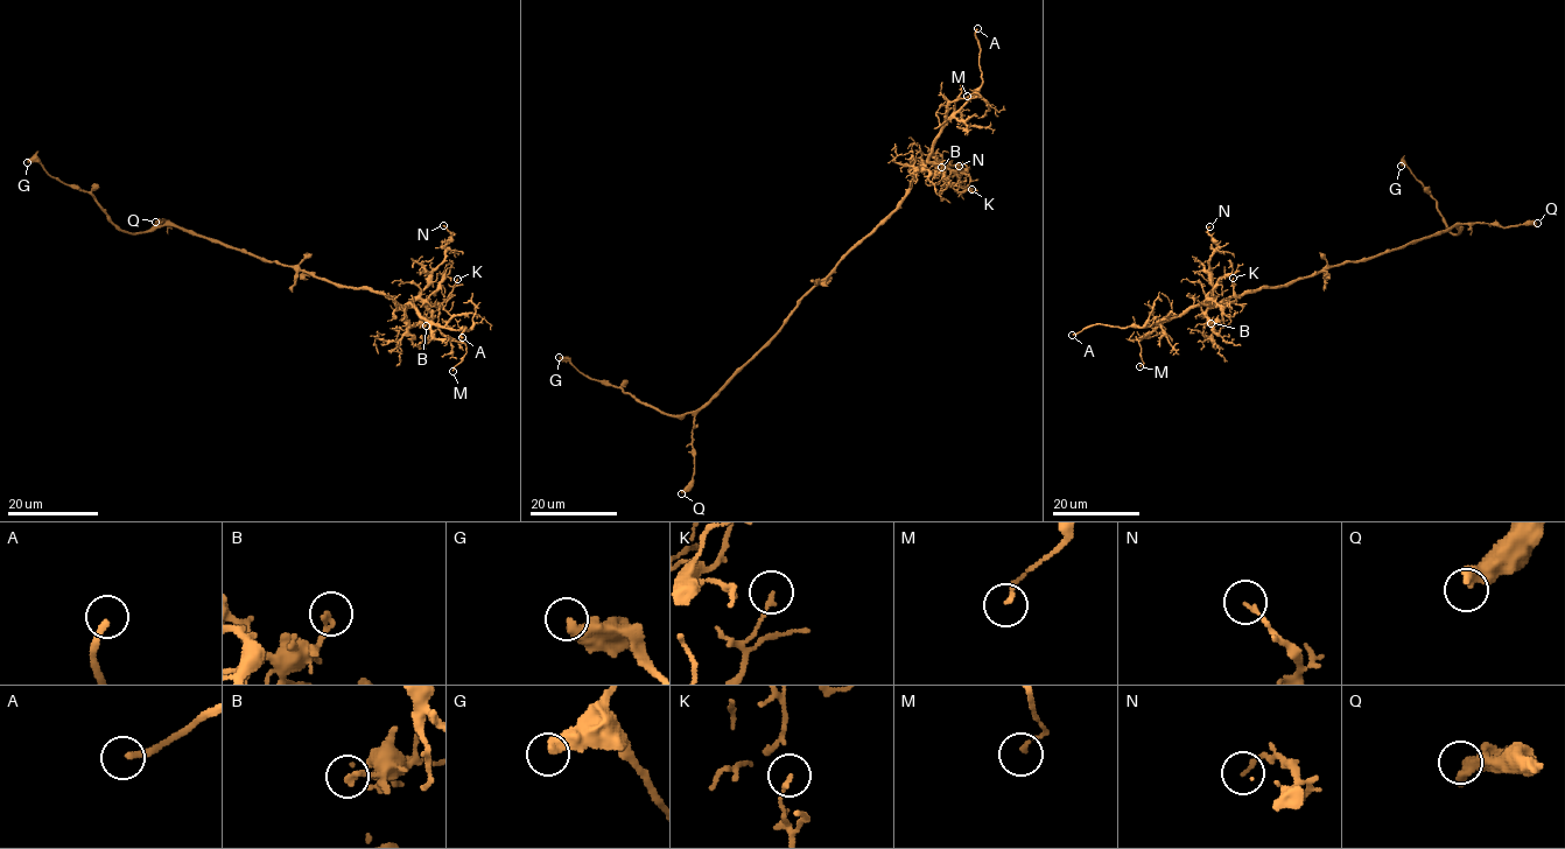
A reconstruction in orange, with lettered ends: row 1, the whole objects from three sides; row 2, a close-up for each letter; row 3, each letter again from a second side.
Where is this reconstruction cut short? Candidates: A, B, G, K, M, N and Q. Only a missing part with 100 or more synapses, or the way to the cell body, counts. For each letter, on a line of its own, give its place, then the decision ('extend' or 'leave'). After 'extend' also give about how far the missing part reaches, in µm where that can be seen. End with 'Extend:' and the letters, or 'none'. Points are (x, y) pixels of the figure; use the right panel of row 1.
A: (1072, 335) | extend | 25 µm
B: (1211, 323) | leave
G: (1401, 166) | leave
K: (1233, 278) | leave
M: (1139, 366) | leave
N: (1209, 226) | leave
Q: (1537, 223) | leave
Extend: A

